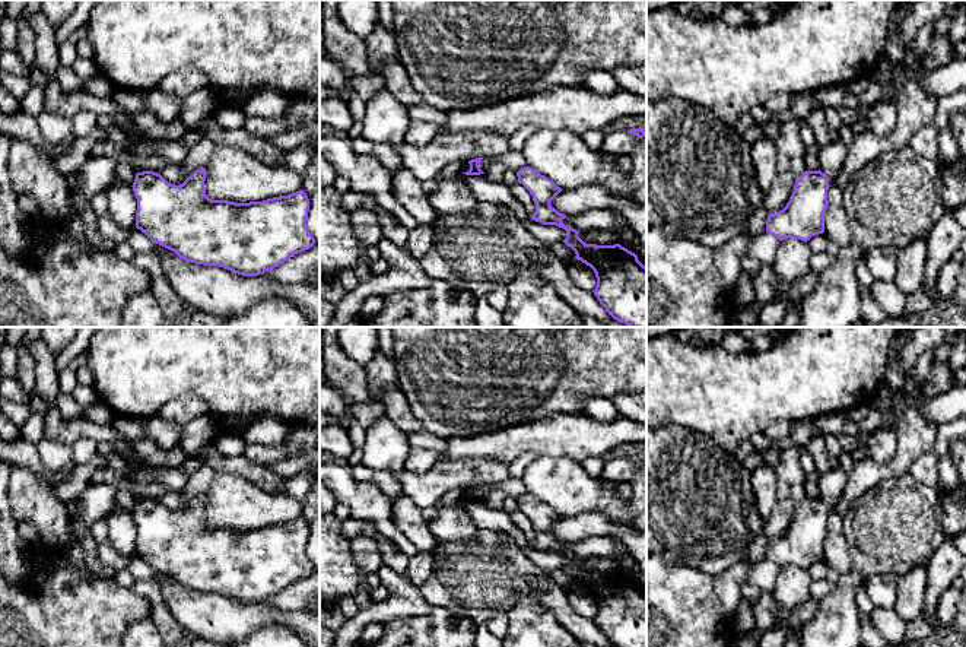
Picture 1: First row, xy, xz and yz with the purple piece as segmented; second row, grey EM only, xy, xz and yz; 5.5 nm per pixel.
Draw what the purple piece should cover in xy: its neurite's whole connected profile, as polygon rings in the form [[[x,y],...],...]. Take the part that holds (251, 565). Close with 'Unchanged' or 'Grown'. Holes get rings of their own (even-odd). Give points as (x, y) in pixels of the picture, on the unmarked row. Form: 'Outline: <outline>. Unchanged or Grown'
Outline: [[[206,495],[196,497],[182,511],[168,510],[153,498],[137,499],[133,518],[137,526],[136,555],[179,586],[219,593],[242,603],[258,603],[280,593],[315,571],[306,546],[309,526],[304,517],[263,529],[235,530],[206,523]]]. Unchanged

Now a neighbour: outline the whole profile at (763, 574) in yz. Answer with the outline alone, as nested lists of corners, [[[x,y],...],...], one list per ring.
[[[769,559],[760,562],[751,562],[746,581],[759,587],[762,592],[772,593],[779,567]]]

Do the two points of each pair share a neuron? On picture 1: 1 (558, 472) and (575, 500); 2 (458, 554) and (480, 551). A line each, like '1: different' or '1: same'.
1: same
2: same

